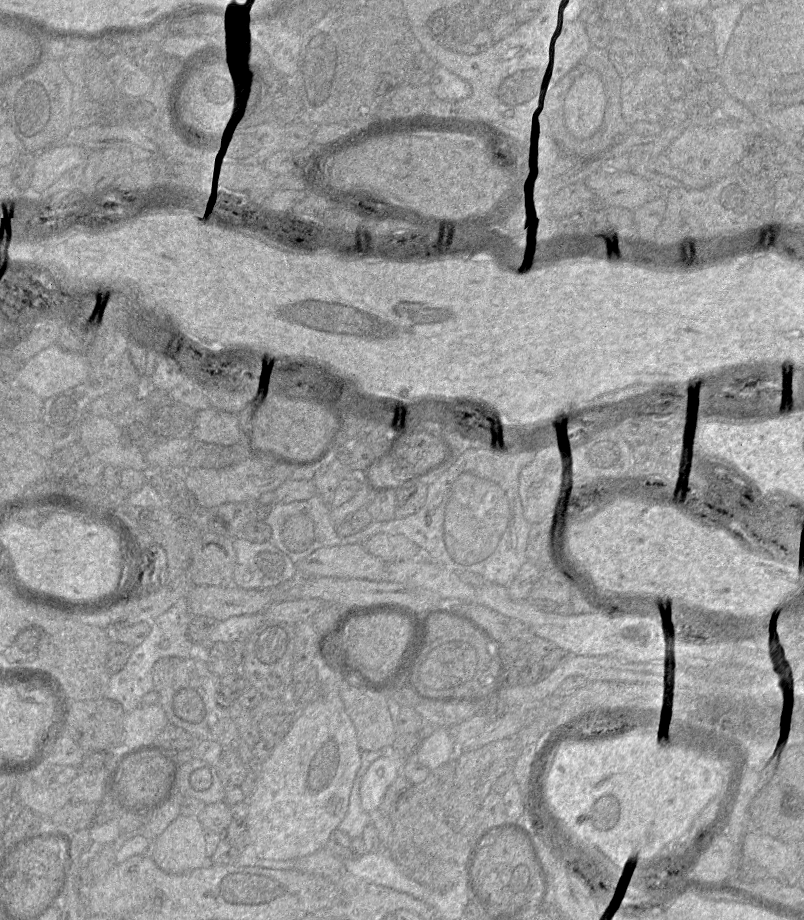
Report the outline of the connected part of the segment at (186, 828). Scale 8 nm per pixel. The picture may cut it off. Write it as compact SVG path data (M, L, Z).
M178 816L155 840L152 858L167 873L181 874L213 864L206 850L206 830L198 817Z

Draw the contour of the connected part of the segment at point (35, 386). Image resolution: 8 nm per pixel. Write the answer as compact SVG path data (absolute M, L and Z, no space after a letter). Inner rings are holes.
M53 344L34 355L20 367L14 383L46 400L89 380L89 363L86 353L70 352Z

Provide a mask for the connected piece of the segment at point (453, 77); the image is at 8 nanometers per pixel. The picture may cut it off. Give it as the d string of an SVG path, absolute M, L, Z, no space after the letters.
M436 66L429 82L434 97L442 100L460 100L471 95L471 85L443 66Z

